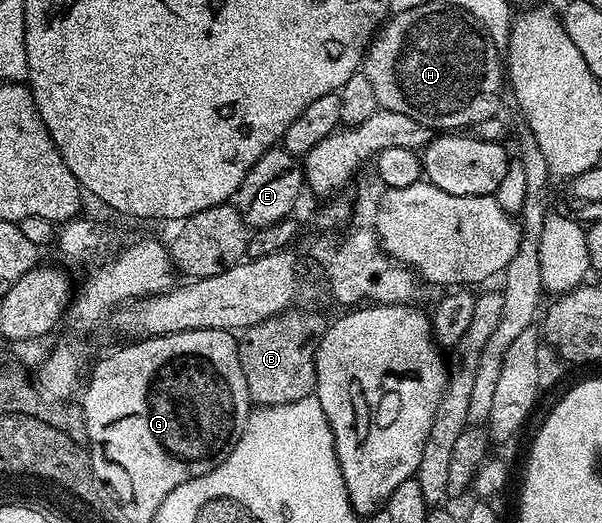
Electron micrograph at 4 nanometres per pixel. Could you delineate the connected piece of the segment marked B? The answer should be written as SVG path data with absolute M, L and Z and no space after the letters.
M298 311L273 316L241 333L238 342L240 366L244 370L244 382L248 382L248 394L255 405L264 408L280 406L315 395L314 359L328 324L314 312Z

